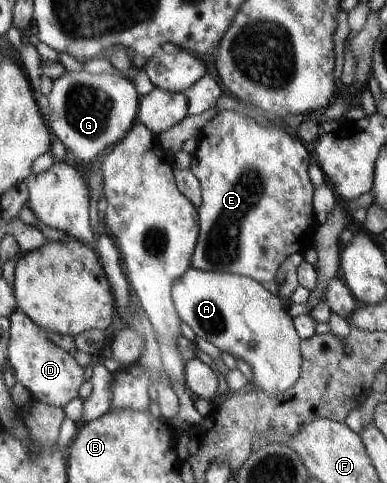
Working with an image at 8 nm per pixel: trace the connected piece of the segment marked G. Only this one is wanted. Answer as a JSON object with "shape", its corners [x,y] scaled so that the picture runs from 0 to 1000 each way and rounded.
{"shape":[[[165,149],[134,174],[127,213],[129,259],[145,275],[145,284],[160,292],[168,308],[181,308],[207,333],[238,335],[253,321],[271,319],[300,300],[341,267],[354,251],[359,195],[336,164],[300,149],[264,149],[235,153],[233,149]]]}

